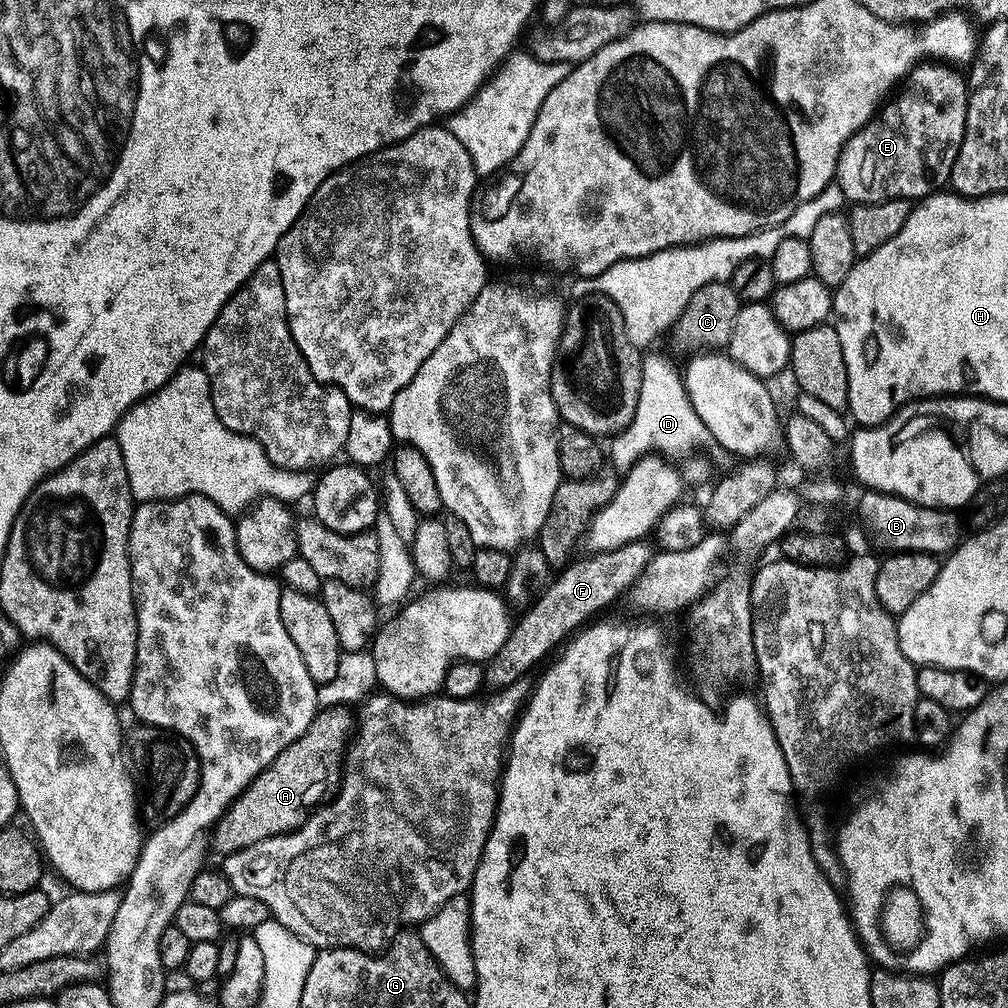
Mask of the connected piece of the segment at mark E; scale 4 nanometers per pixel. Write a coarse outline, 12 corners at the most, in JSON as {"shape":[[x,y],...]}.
{"shape":[[917,64],[845,142],[845,201],[951,181],[968,85]]}

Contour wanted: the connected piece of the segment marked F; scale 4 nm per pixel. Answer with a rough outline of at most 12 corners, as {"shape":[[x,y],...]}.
{"shape":[[647,539],[569,563],[511,625],[485,681],[522,679],[652,561]]}

